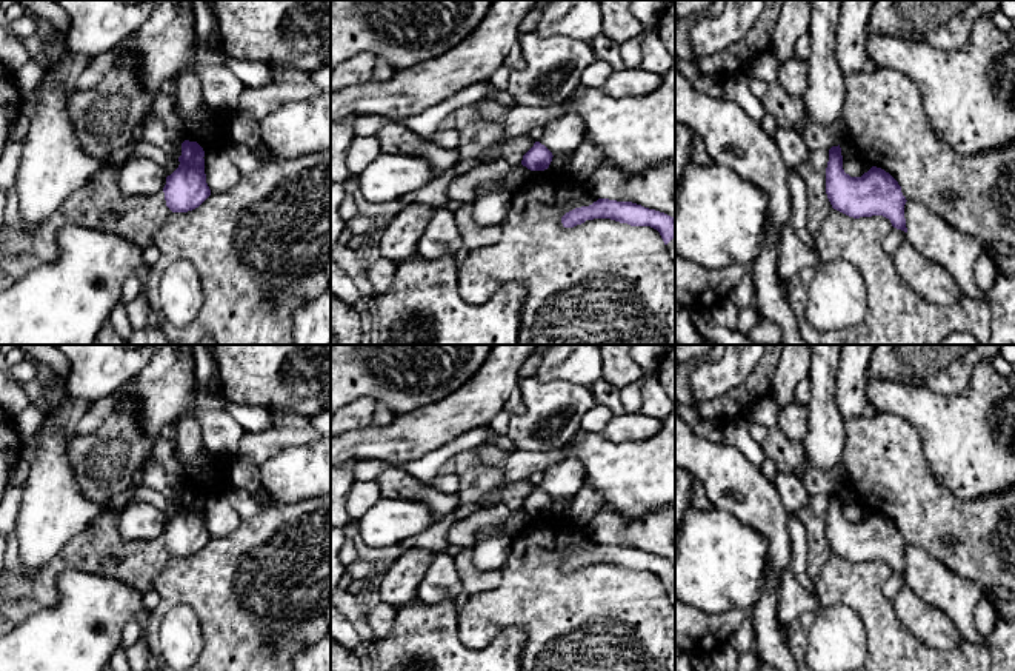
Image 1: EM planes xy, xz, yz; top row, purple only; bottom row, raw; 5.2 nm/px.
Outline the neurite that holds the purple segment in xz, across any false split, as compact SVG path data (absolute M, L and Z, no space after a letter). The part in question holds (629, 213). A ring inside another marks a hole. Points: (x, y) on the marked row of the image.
M598 199L589 206L575 208L566 212L561 217L561 223L564 228L574 228L594 219L611 219L631 226L651 226L660 232L664 245L675 239L674 217L632 202Z

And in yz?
M841 148L829 149L829 162L826 168L826 194L834 209L854 217L883 215L890 220L892 226L907 232L904 219L906 197L901 192L898 182L884 169L872 166L861 177L850 177L843 169Z

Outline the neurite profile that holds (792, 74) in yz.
M794 55L780 63L777 83L790 95L803 97L809 85L807 62Z

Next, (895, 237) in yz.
M892 228L892 231L887 234L887 237L884 239L884 251L889 255L894 255L895 251L900 248L900 245L907 239L907 232Z

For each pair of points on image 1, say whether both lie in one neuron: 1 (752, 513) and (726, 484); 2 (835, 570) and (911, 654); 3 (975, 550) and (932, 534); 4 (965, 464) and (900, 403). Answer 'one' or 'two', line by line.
1: one
2: one
3: one
4: one

